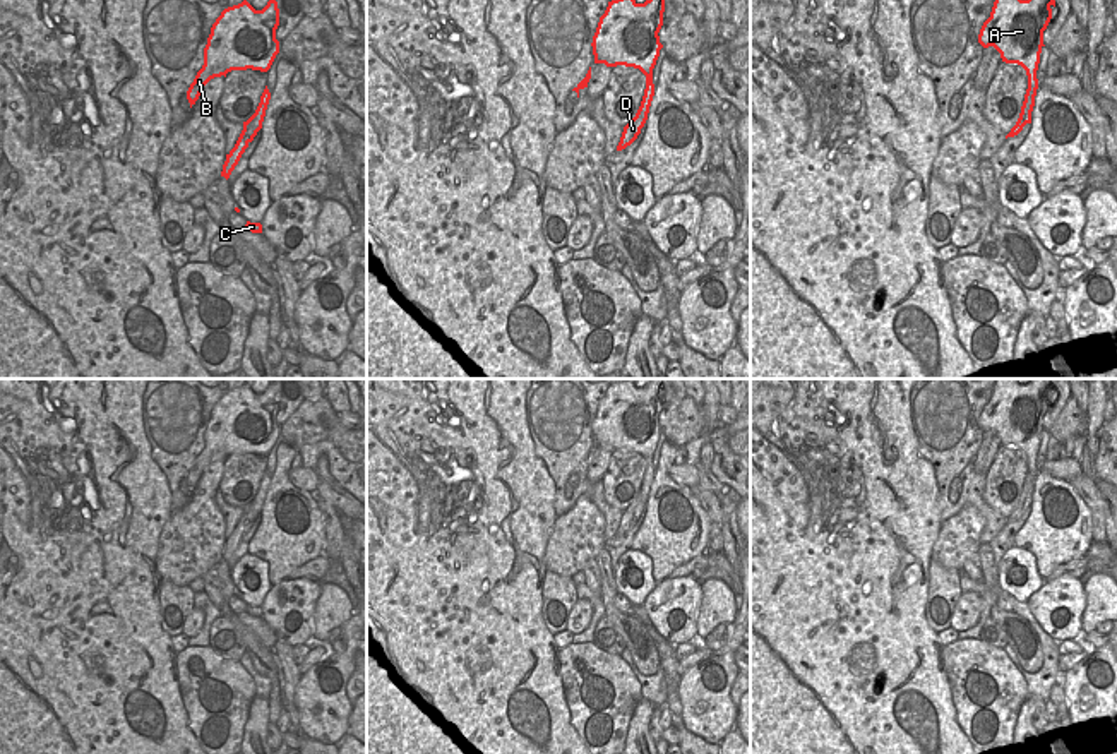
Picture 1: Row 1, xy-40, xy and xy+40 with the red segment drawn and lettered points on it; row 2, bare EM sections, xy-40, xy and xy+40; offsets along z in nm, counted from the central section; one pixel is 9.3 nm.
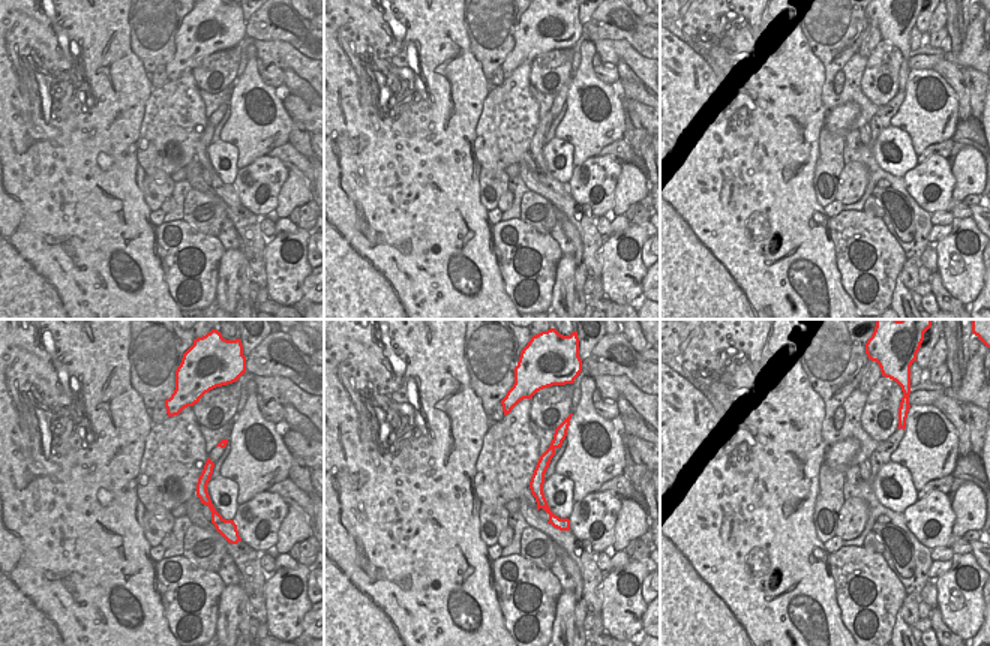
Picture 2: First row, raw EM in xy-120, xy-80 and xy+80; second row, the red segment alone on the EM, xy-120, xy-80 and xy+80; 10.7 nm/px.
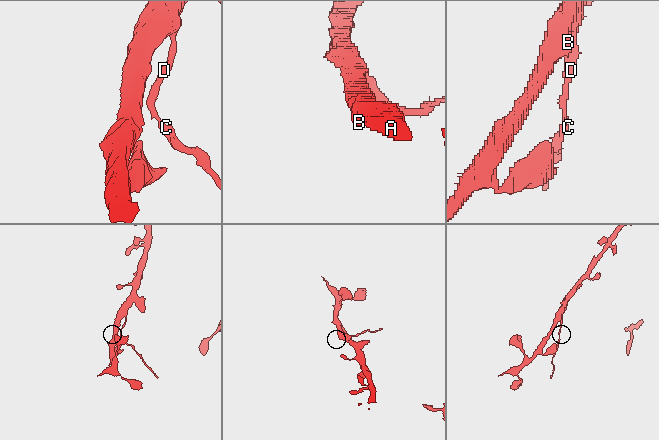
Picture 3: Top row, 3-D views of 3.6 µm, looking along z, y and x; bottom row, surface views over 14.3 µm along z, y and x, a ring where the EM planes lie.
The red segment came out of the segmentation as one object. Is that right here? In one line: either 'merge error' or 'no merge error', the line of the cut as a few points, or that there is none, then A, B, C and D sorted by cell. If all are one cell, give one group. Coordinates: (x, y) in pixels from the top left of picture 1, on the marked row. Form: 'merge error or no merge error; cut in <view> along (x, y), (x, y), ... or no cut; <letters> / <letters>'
merge error; cut in xy+40 along (1028, 88), (1035, 93); A B / C D

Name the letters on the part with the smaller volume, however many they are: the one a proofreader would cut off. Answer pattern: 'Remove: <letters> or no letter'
Remove: C, D

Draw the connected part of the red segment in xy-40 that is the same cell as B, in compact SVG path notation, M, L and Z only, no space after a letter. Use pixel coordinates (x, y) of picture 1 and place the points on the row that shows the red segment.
M247 0L224 9L211 27L204 65L187 91L190 108L214 77L247 69L267 72L279 53L278 26L276 0L269 0L262 10L255 10Z

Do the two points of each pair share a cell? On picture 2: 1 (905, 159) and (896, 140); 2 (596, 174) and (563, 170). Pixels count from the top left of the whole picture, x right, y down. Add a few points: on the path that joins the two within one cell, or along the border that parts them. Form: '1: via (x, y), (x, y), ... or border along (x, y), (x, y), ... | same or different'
1: via (903, 155), (897, 144) | same
2: border along (575, 167), (567, 182) | different

